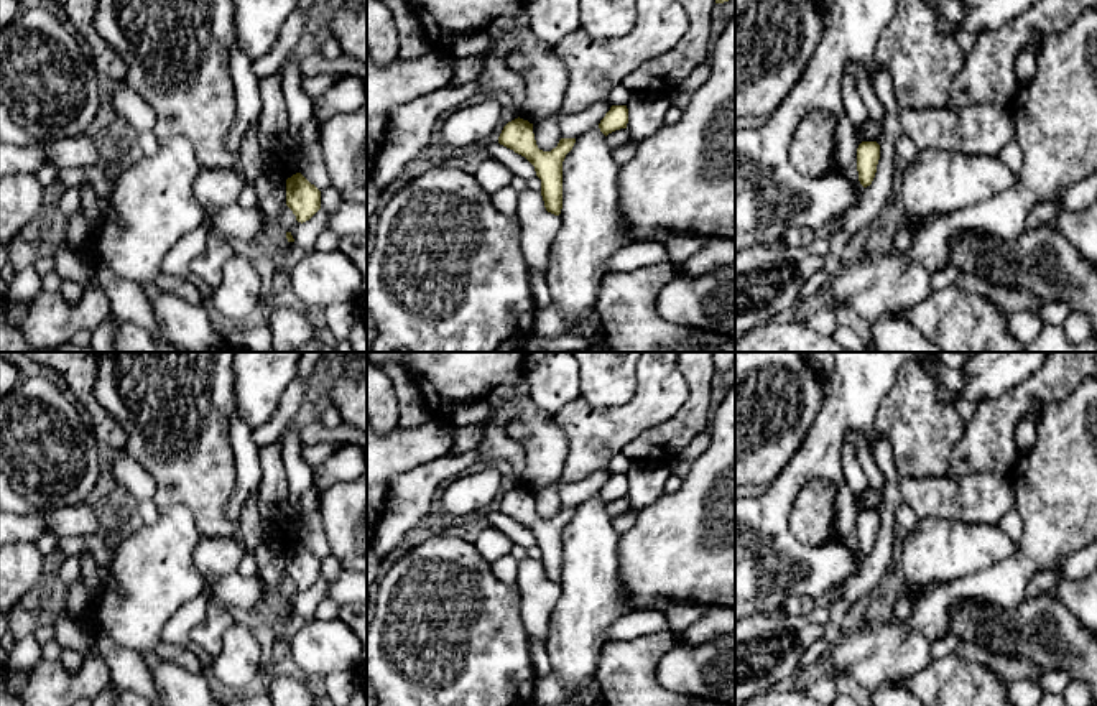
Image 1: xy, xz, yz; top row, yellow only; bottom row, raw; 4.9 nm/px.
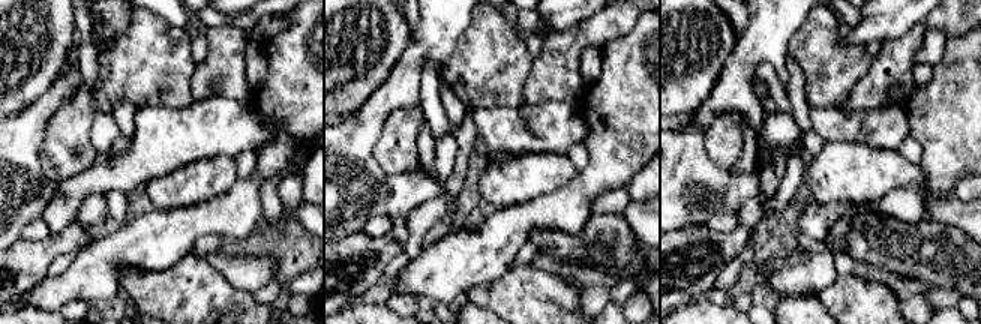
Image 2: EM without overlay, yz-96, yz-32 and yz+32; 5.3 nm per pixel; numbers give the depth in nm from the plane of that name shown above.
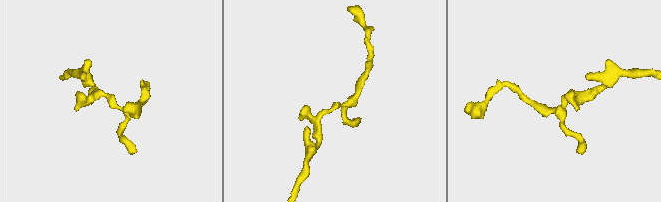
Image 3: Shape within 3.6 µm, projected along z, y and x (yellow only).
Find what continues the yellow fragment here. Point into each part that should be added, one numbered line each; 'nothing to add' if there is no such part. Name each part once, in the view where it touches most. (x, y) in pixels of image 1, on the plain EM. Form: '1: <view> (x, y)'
nothing to add

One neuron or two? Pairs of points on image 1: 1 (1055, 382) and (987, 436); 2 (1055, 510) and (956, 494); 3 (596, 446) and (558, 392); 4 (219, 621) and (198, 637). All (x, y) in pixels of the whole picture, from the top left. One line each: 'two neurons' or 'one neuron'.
1: one neuron
2: two neurons
3: two neurons
4: one neuron

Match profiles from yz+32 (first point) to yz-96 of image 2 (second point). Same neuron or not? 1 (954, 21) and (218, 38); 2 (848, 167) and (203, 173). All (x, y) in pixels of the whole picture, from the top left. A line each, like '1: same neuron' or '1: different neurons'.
1: same neuron
2: same neuron

